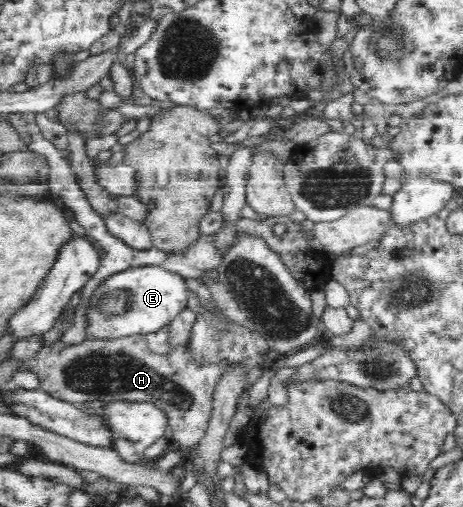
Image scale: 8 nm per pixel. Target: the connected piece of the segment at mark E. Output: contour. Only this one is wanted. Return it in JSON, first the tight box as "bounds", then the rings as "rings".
{"bounds":[87,266,189,338],"rings":[[[142,266],[134,269],[127,270],[99,286],[95,304],[89,306],[87,314],[87,336],[121,338],[146,335],[157,332],[163,326],[170,326],[187,310],[189,291],[183,276],[167,272],[161,267]]]}

